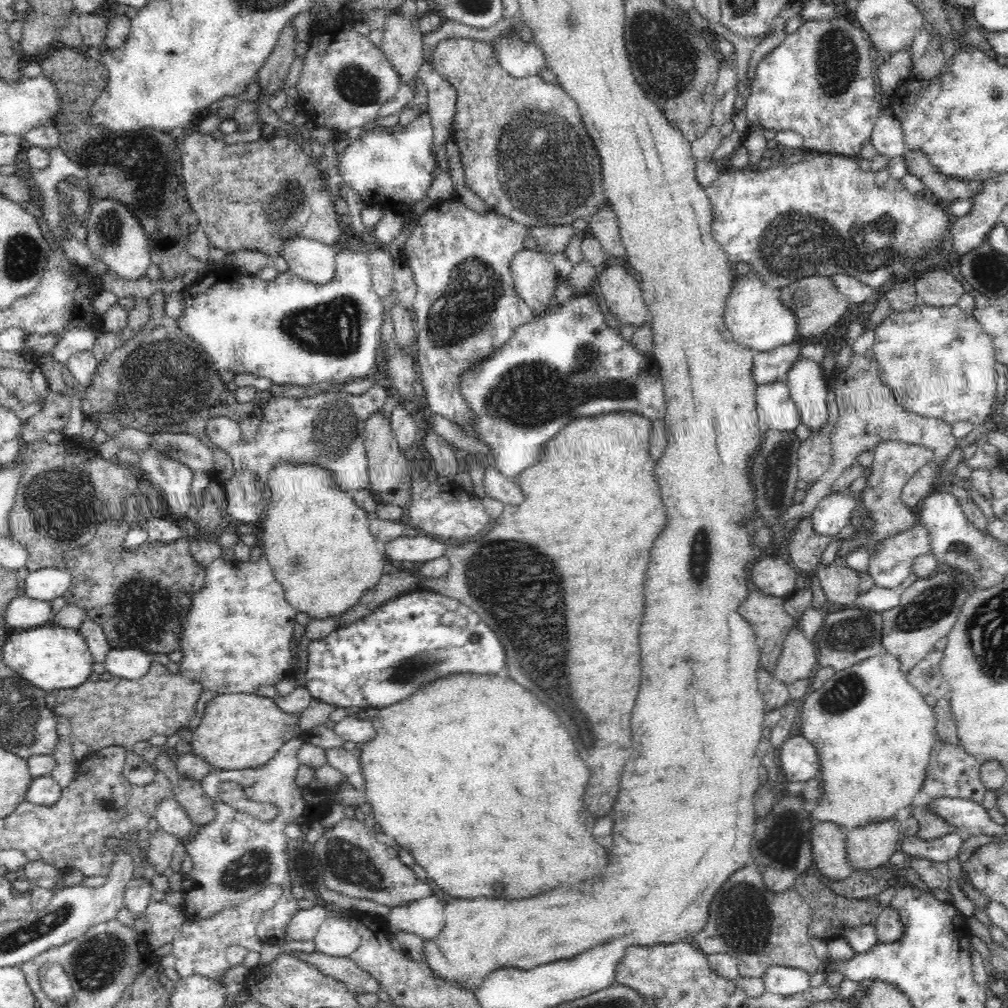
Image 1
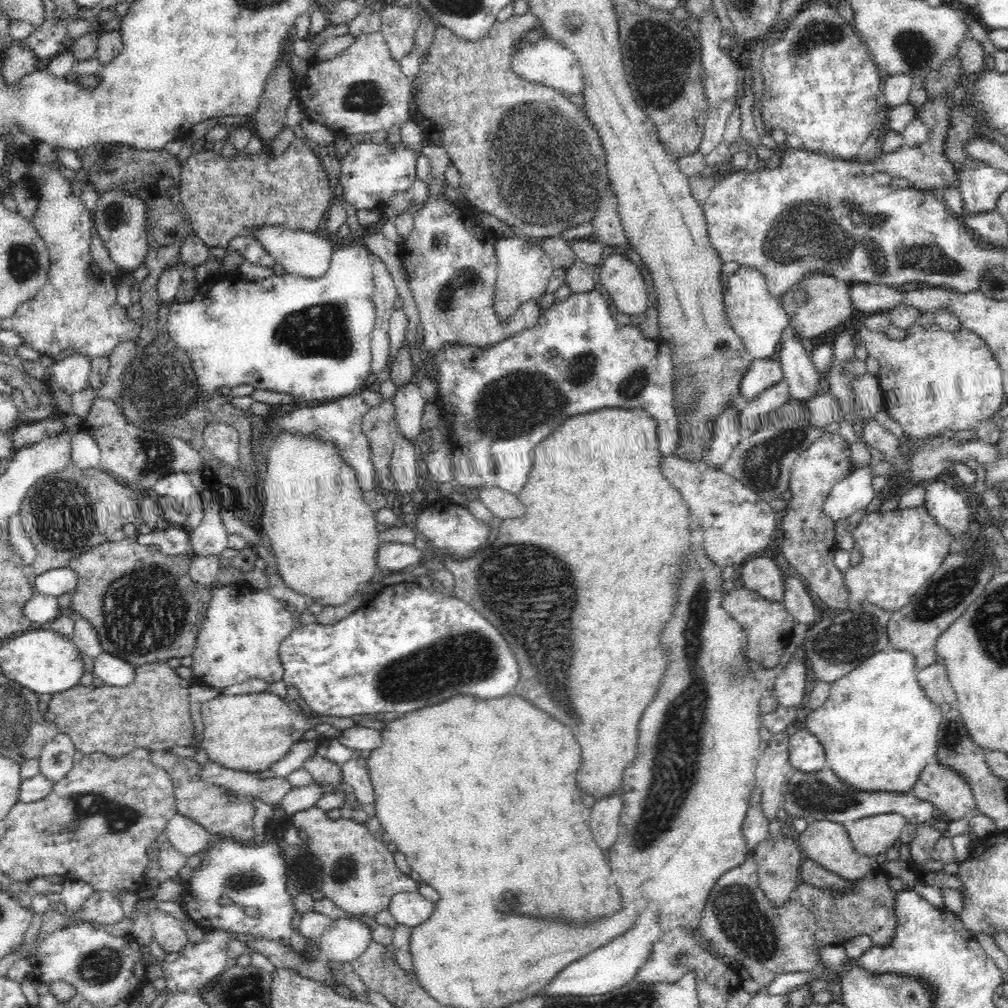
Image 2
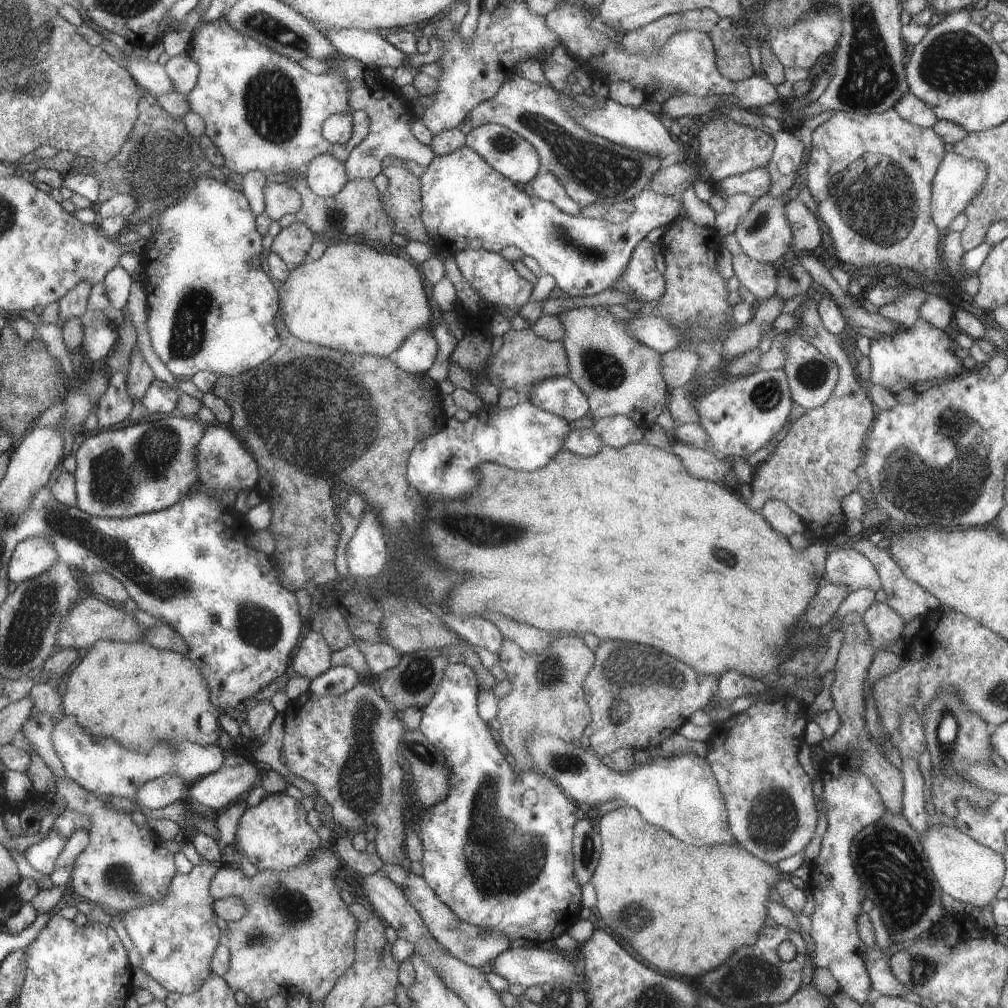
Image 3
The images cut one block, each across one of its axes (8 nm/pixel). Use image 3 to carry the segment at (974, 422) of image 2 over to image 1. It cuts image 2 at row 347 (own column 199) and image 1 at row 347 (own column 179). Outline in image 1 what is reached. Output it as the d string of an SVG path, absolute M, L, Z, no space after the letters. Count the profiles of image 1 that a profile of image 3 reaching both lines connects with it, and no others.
M916 304L911 309L886 314L874 328L875 358L882 371L885 386L895 390L895 398L906 411L938 418L951 425L957 421L970 421L975 427L984 423L992 413L997 394L997 373L995 350L991 336L982 328L974 315L968 314L960 306L930 306Z

